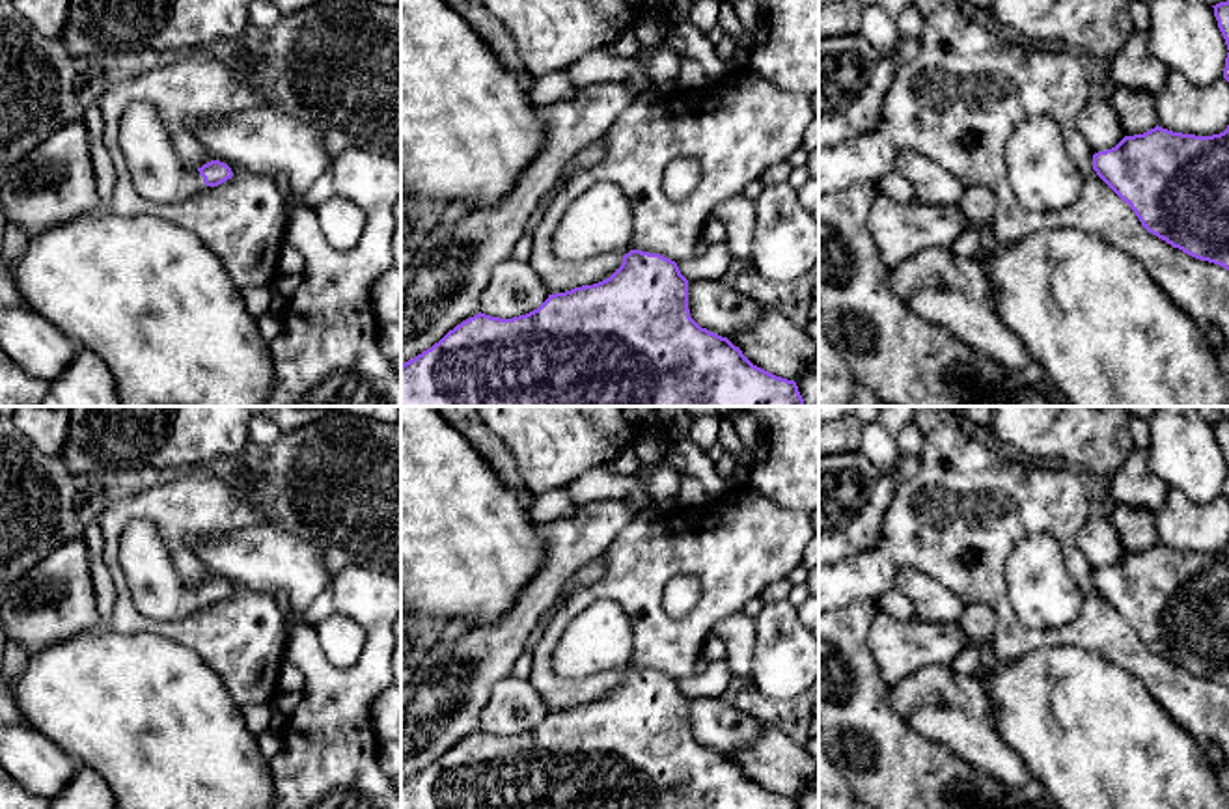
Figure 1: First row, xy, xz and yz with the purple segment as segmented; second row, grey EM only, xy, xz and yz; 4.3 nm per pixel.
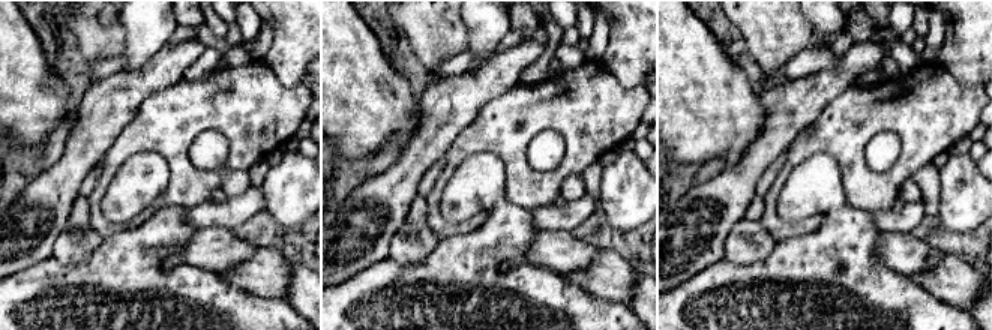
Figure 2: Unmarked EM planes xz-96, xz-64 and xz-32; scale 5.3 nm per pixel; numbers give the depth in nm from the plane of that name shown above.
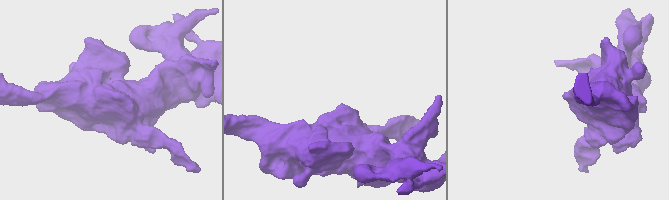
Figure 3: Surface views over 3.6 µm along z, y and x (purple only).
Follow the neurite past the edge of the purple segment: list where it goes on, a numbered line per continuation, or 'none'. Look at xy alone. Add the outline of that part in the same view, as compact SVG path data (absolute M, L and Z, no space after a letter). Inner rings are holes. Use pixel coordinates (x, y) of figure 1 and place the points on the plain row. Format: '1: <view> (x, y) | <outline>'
1: xy (157, 591) | M132 520L117 552L136 610L159 621L196 615L207 604L198 587L186 585L168 554L162 535L149 520Z

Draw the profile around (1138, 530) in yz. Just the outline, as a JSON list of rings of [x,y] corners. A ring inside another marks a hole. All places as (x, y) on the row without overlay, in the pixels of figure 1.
[[[1115,505],[1110,518],[1121,535],[1125,554],[1143,552],[1158,542],[1154,513],[1128,505]]]

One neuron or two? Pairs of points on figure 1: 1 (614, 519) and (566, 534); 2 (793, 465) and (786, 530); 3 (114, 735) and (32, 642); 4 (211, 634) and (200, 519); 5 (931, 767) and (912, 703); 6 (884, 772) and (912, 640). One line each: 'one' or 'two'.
1: one
2: two
3: two
4: one
5: two
6: two

